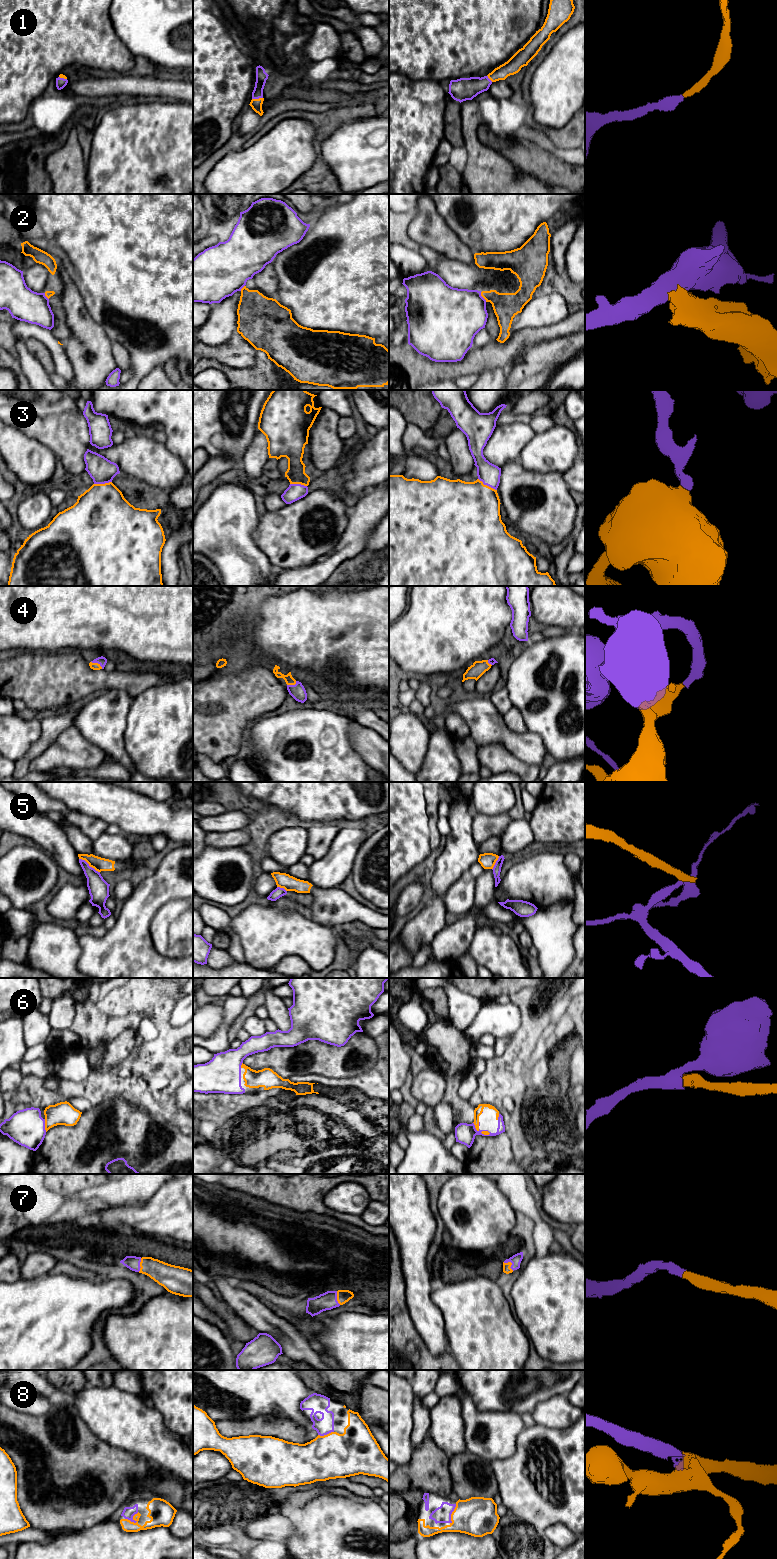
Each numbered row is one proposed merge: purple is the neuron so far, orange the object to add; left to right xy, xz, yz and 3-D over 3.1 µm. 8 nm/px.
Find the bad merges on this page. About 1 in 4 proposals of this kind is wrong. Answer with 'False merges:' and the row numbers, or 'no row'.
False merges: 2, 5

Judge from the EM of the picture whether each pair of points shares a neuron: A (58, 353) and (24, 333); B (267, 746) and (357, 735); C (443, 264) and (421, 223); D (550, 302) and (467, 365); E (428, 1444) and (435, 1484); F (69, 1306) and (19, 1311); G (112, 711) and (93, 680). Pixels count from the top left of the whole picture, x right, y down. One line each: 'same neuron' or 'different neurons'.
A: same neuron
B: different neurons
C: different neurons
D: different neurons
E: same neuron
F: same neuron
G: different neurons

